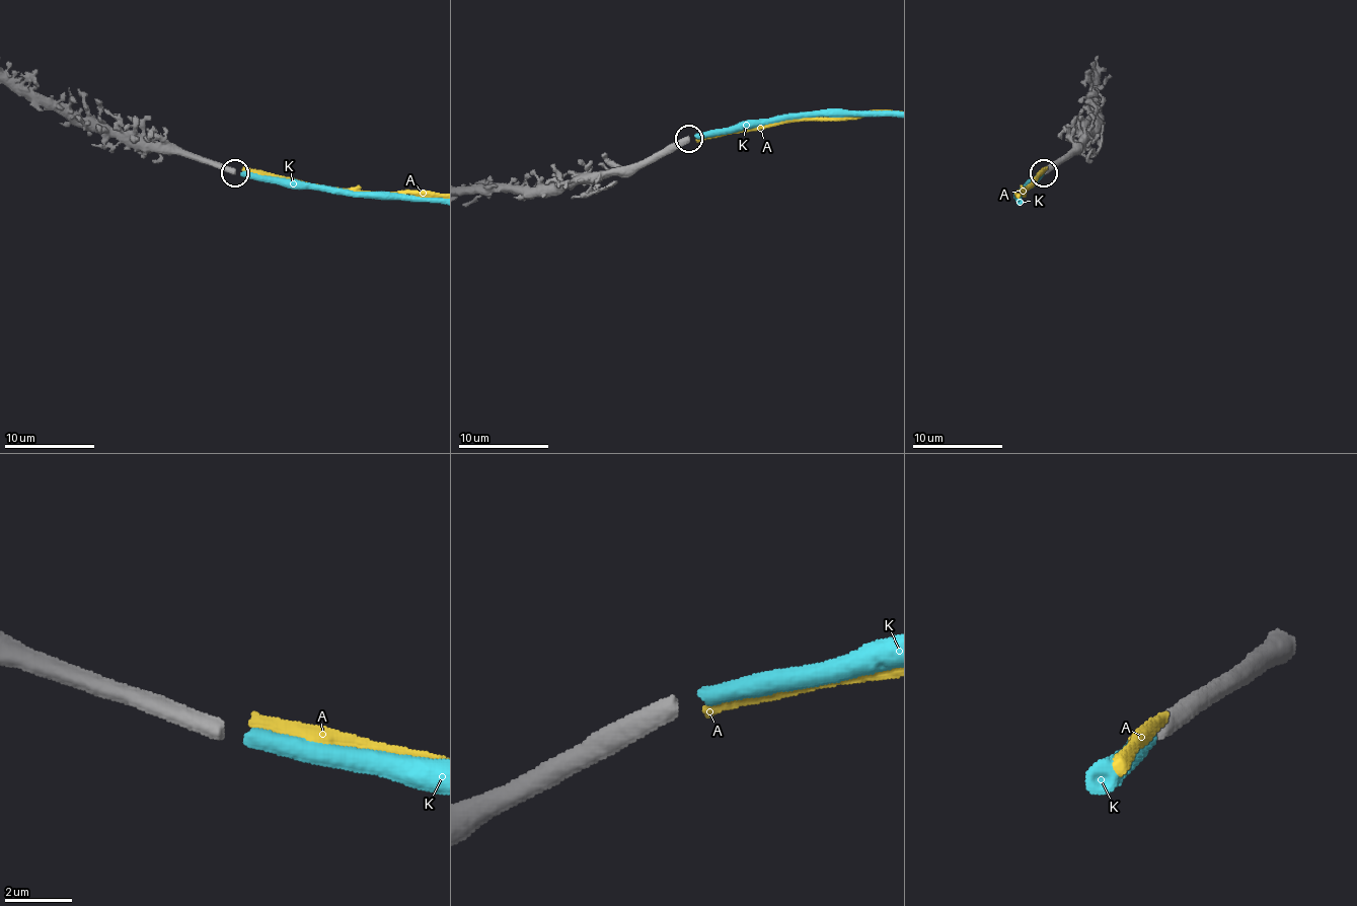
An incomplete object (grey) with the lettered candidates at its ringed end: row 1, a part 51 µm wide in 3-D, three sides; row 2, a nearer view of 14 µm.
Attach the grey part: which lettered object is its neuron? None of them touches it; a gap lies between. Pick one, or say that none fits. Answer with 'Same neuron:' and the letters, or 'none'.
Same neuron: K

